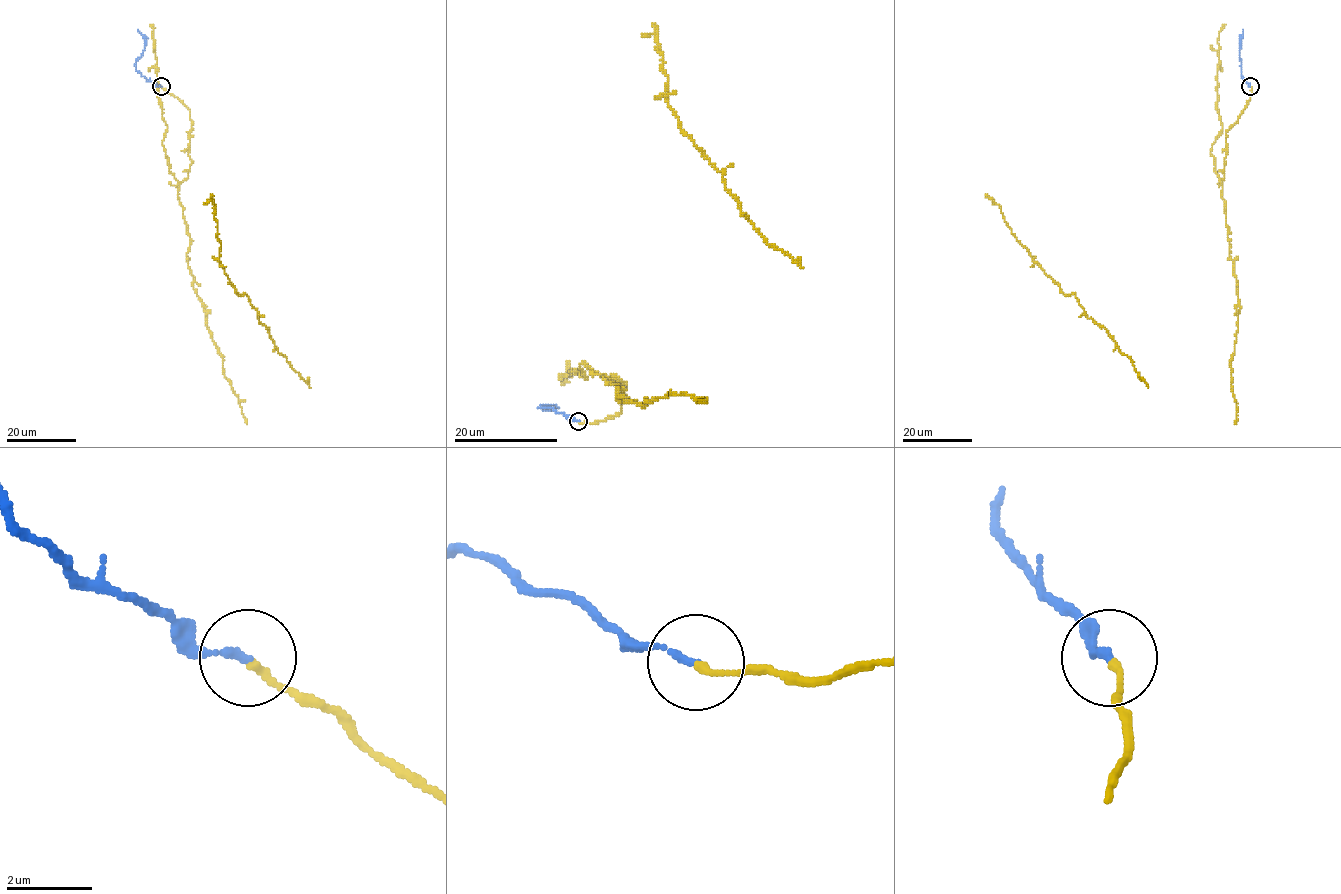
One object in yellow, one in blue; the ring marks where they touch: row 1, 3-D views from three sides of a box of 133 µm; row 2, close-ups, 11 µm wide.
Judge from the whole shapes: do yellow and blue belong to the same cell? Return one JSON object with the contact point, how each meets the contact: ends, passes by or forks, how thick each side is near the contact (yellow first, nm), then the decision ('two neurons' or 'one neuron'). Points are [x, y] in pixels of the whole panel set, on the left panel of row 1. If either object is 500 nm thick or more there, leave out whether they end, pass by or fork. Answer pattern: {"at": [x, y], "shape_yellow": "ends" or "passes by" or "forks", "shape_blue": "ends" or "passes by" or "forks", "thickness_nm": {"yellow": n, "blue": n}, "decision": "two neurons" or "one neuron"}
{"at": [161, 86], "shape_yellow": "ends", "shape_blue": "ends", "thickness_nm": {"yellow": 160, "blue": 150}, "decision": "two neurons"}

